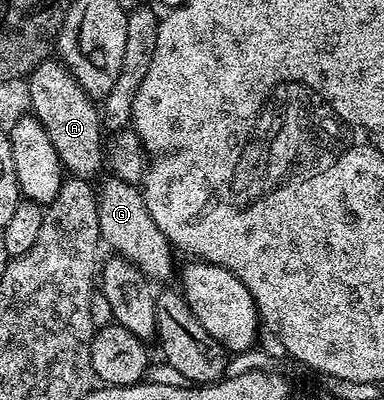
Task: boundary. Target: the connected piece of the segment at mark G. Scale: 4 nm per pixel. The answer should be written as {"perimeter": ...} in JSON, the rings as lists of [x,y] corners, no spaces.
{"perimeter":[[[112,174],[106,176],[106,180],[102,184],[96,185],[99,230],[102,241],[106,245],[109,243],[116,255],[130,260],[149,281],[169,280],[172,276],[174,279],[175,249],[163,234],[163,230],[159,230],[159,226],[155,226],[155,222],[147,210],[144,191],[138,185],[123,182],[123,178],[118,176]]]}

